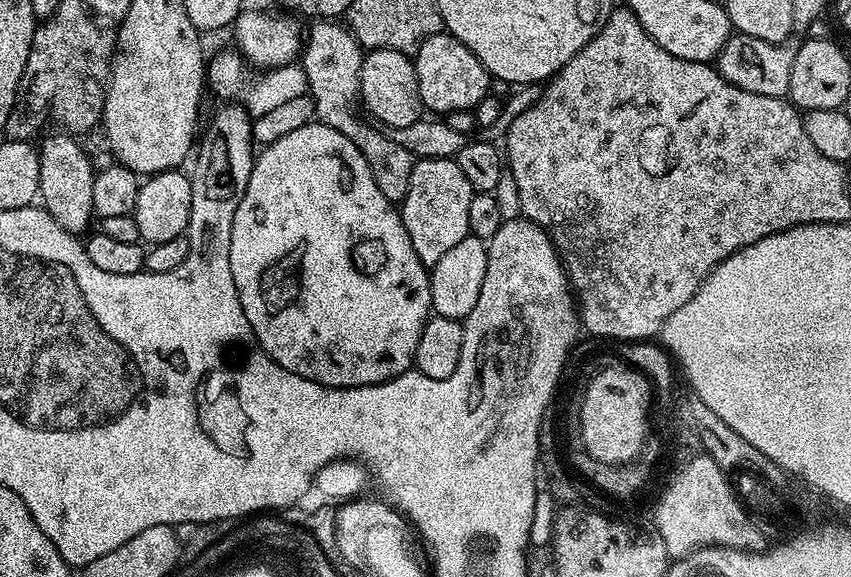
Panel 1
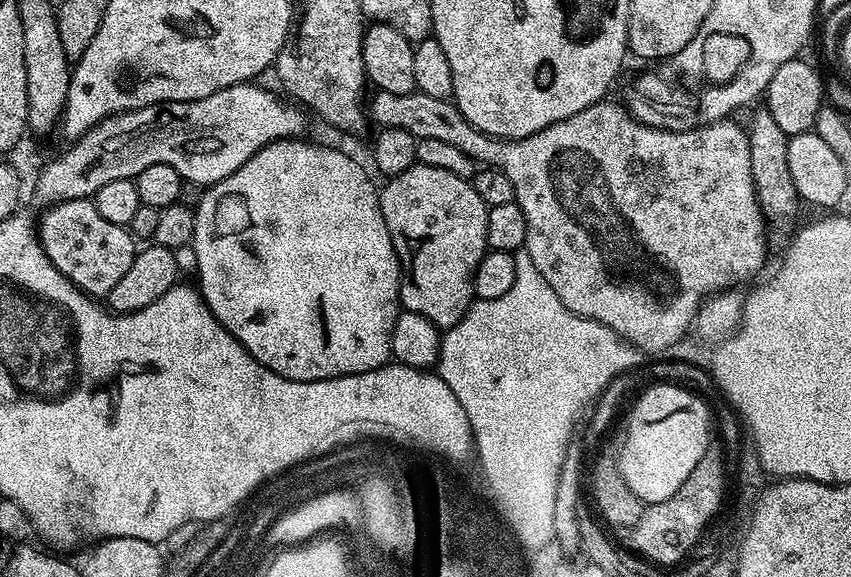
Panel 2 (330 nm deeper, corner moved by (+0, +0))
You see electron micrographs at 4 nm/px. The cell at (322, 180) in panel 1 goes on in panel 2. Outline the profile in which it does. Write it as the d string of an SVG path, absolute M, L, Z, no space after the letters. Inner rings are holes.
M304 138L276 140L273 144L258 149L250 162L235 165L229 171L232 173L225 180L218 181L201 198L200 205L195 205L194 234L190 246L196 259L195 283L199 287L201 298L206 306L210 306L214 318L218 318L218 322L222 322L222 326L230 330L230 334L238 338L238 342L242 342L242 346L255 360L287 380L333 380L339 376L353 376L383 368L389 363L394 326L402 311L400 263L394 250L394 242L390 238L390 230L386 230L386 222L382 218L377 185L372 185L367 170L354 157L347 156L336 148L327 148L324 144L307 144L306 141Z

